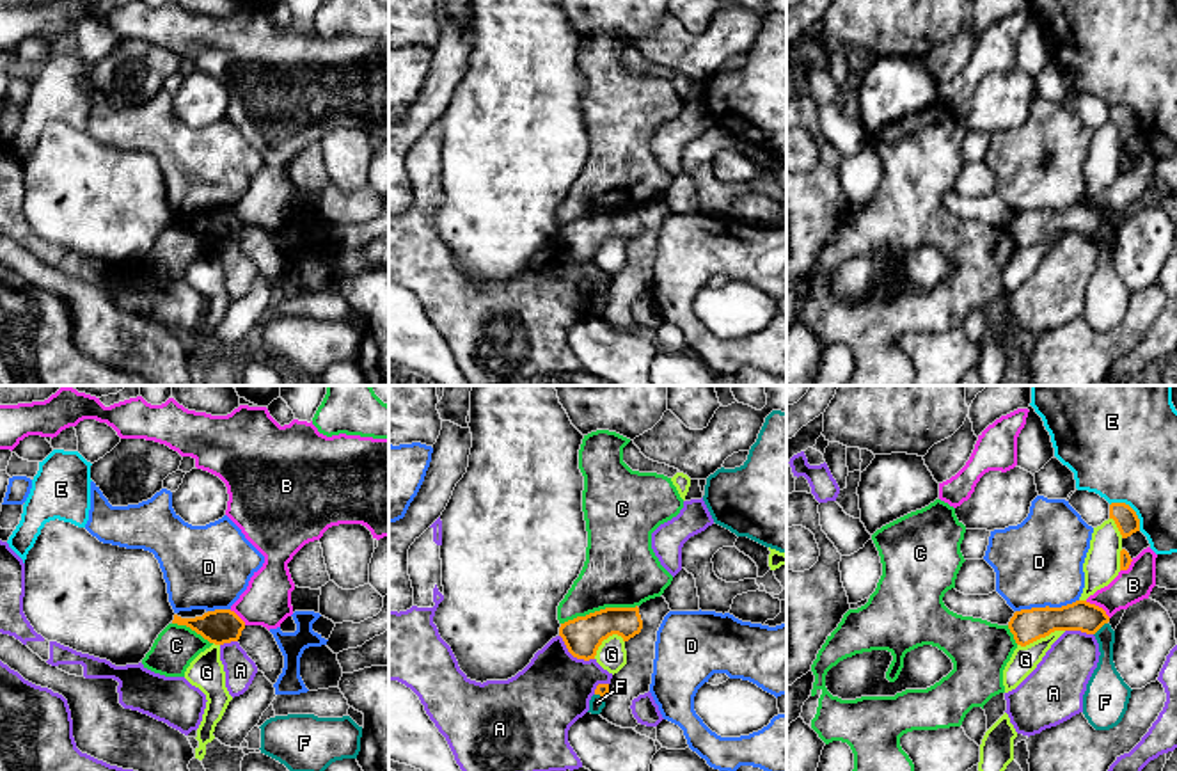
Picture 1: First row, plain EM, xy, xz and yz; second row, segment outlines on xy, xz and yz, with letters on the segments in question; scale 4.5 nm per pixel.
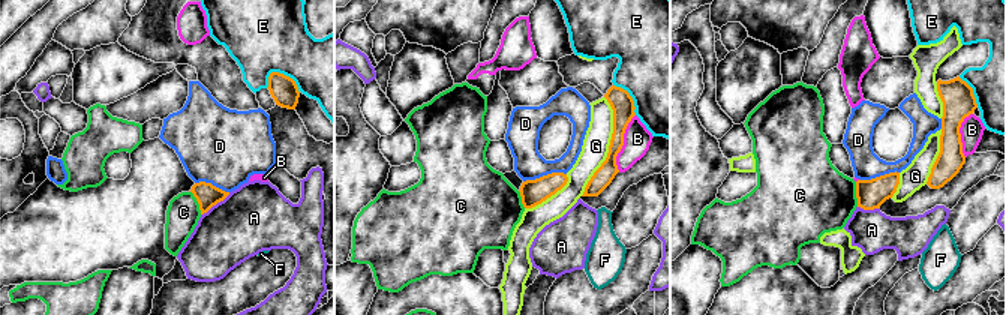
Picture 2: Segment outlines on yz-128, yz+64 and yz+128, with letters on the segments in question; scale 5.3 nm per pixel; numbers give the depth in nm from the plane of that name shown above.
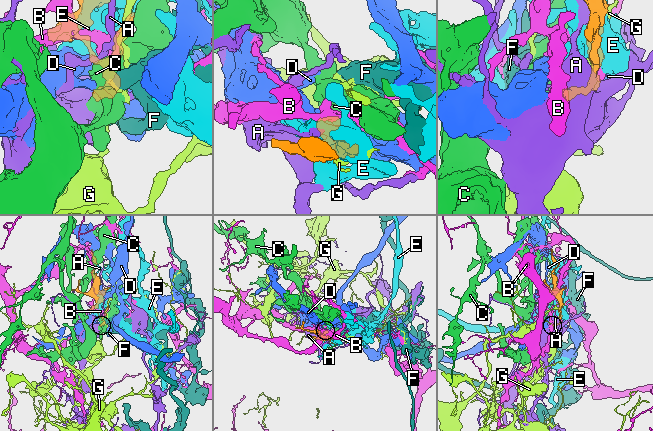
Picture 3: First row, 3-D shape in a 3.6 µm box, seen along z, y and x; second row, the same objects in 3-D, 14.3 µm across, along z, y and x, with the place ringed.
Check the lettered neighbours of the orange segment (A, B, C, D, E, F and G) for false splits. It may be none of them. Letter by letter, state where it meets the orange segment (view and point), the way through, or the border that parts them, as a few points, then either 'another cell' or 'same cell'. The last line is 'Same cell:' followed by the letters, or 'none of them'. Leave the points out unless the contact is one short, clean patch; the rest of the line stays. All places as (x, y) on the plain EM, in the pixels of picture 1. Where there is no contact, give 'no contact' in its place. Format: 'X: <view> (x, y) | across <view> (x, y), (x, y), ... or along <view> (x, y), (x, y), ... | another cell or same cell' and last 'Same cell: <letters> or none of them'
A: xz (574, 258) | another cell
B: yz (1098, 208) | another cell
C: xz (600, 212) | along xz (636, 206), (606, 208), (561, 226) | another cell
D: yz (1046, 208) | another cell
E: yz (1131, 111) | another cell
F: yz (1099, 230) | along yz (1106, 224), (1094, 237) | another cell
G: yz (1041, 238) | another cell
Same cell: none of them

